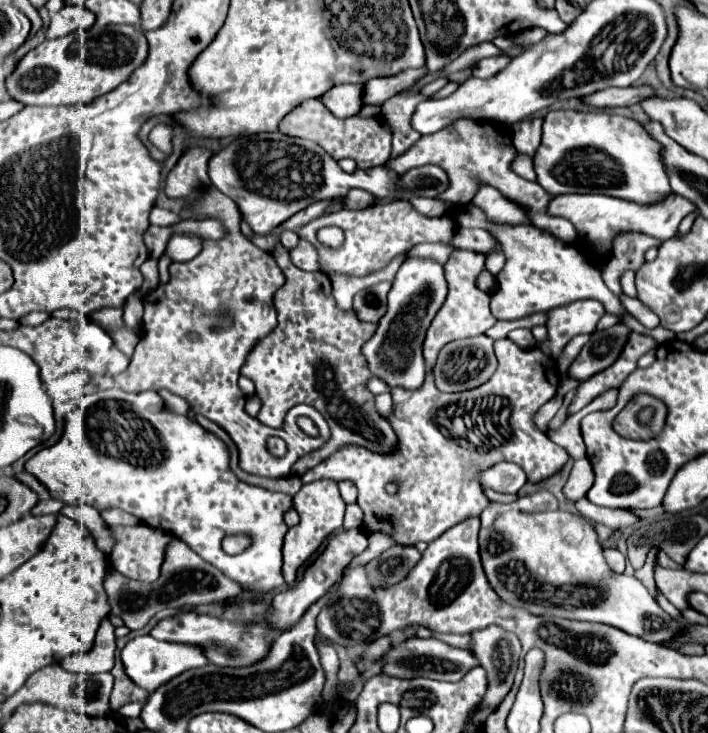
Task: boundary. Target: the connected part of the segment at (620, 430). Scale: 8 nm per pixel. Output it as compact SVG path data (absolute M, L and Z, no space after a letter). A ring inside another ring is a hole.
M638 395L636 399L632 399L632 403L628 403L617 415L613 422L614 430L622 437L628 439L652 439L656 437L666 421L666 407L662 401L650 397L650 395ZM650 407L656 413L656 419L652 419L648 425L642 425L638 421L638 413Z

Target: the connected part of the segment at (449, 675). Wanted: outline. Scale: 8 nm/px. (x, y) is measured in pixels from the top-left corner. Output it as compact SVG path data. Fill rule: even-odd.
M434 637L430 639L406 639L400 645L392 645L392 649L384 655L386 667L384 673L392 677L404 677L404 679L414 679L414 677L426 677L426 679L436 679L436 681L460 681L470 669L478 667L478 659L470 649L458 649L452 647L444 641L438 641Z

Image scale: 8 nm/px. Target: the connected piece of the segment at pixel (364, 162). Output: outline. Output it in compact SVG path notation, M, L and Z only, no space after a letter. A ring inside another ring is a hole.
M316 99L304 101L298 107L298 111L288 113L280 123L280 131L284 135L290 135L290 137L302 137L302 139L316 141L320 147L324 147L326 153L332 155L334 161L354 159L360 169L368 167L368 163L372 163L372 159L376 159L376 167L384 165L390 159L392 127L384 119L380 119L380 117L338 119ZM382 123L384 123L384 127L382 127Z

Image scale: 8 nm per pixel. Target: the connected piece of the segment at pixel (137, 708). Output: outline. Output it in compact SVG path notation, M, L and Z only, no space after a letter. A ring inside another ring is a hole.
M132 701L132 703L126 703L126 705L122 705L116 713L120 715L120 717L140 717L140 711L142 711L142 701Z

